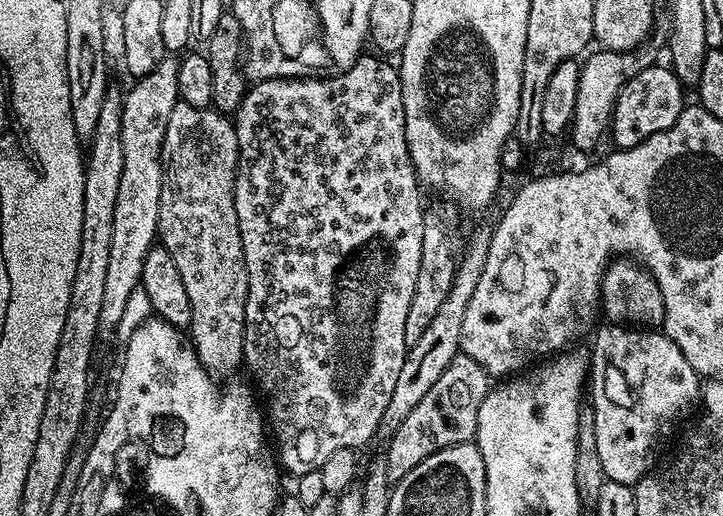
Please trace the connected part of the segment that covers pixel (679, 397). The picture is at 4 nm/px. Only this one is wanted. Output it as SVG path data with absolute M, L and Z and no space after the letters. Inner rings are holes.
M635 326L607 327L597 334L596 345L590 351L590 405L594 410L598 453L607 479L634 486L649 475L652 444L659 442L664 427L701 399L702 380L683 357L682 350L663 331L641 330Z

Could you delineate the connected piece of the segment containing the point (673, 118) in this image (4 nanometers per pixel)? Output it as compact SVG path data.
M653 63L634 74L634 78L630 78L618 94L610 125L610 140L612 136L613 142L616 143L613 145L617 149L638 146L646 142L646 138L674 126L674 122L678 122L682 110L686 107L685 85L673 74L671 67L661 64Z

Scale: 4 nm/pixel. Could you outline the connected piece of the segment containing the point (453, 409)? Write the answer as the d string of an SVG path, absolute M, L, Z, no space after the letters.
M457 354L454 362L446 366L442 378L430 386L430 391L426 393L426 398L410 410L410 414L398 426L396 432L391 433L386 449L388 458L388 479L395 482L400 480L418 462L430 458L438 450L446 450L455 444L469 443L476 435L478 426L478 410L490 390L490 377L487 370L474 362L474 358L463 354Z

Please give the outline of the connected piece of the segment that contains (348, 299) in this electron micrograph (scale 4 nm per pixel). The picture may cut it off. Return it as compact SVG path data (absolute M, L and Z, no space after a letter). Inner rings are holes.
M361 55L354 67L345 72L339 72L336 76L327 78L297 78L295 80L262 80L253 83L244 93L240 107L234 112L236 125L236 137L238 138L238 150L240 161L236 167L236 185L234 186L234 210L238 210L238 226L242 234L242 250L246 262L246 274L248 275L248 297L246 298L246 318L244 319L244 358L243 363L248 364L256 384L260 387L259 395L265 396L262 400L266 409L266 424L270 429L270 436L276 439L276 448L280 451L278 464L281 469L293 472L293 477L302 474L310 474L317 471L334 454L334 450L346 450L347 448L359 449L375 432L381 431L380 423L384 417L386 406L390 402L390 394L394 394L394 386L398 386L398 373L402 370L402 362L408 353L410 345L406 342L406 313L410 310L410 298L414 298L414 282L418 282L418 262L422 262L422 230L424 229L425 205L420 205L420 192L422 185L416 179L416 171L410 158L410 150L406 142L406 110L402 106L402 86L400 85L400 73L395 63L381 58L379 55Z

